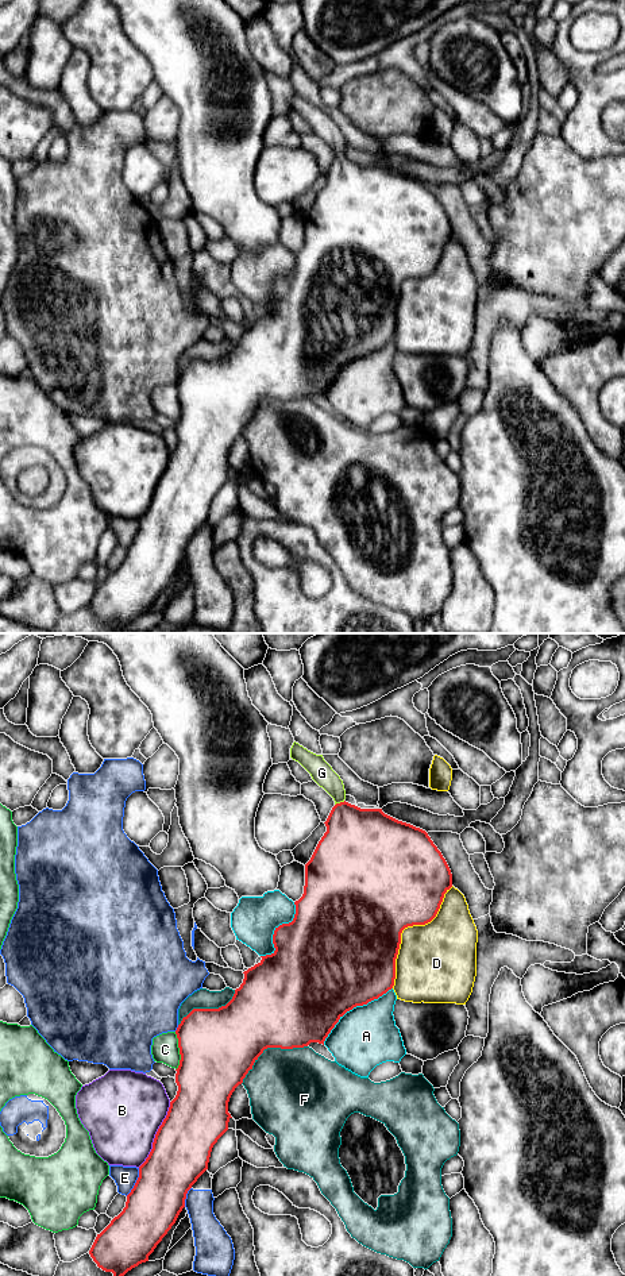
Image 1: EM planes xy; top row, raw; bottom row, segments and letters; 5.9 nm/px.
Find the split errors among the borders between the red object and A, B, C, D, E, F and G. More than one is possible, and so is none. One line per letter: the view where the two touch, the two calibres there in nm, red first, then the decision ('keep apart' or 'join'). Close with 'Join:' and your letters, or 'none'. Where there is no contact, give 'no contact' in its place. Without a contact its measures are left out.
A: xy | 500/360 nm | keep apart
B: xy | 340/480 nm | keep apart
C: xy | 460/160 nm | keep apart
D: xy | 500/420 nm | keep apart
E: xy | 320/130 nm | keep apart
F: xy | 500/440 nm | keep apart
G: xy | 380/140 nm | join
Join: G

